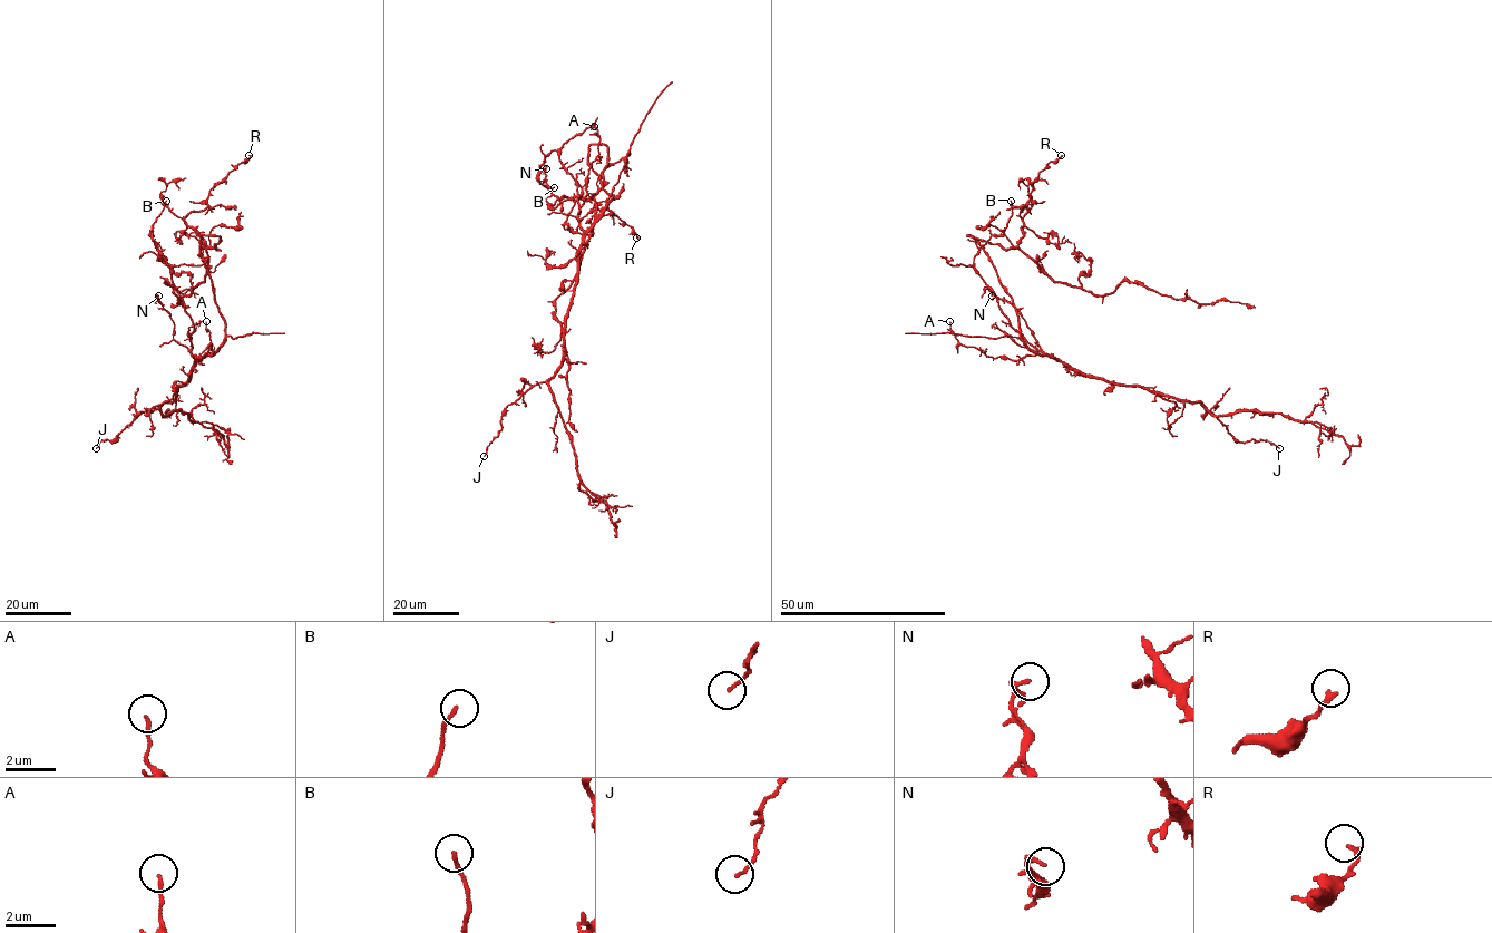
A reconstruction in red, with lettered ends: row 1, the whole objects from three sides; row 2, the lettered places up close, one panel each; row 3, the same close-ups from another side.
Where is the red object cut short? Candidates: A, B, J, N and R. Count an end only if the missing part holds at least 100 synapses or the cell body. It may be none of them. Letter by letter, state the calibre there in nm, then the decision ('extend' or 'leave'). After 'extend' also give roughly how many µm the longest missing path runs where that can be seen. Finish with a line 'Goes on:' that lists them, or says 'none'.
A: calibre 120 nm; leave
B: calibre 140 nm; leave
J: calibre 100 nm; leave
N: calibre 170 nm; leave
R: calibre 200 nm; leave
Goes on: none

